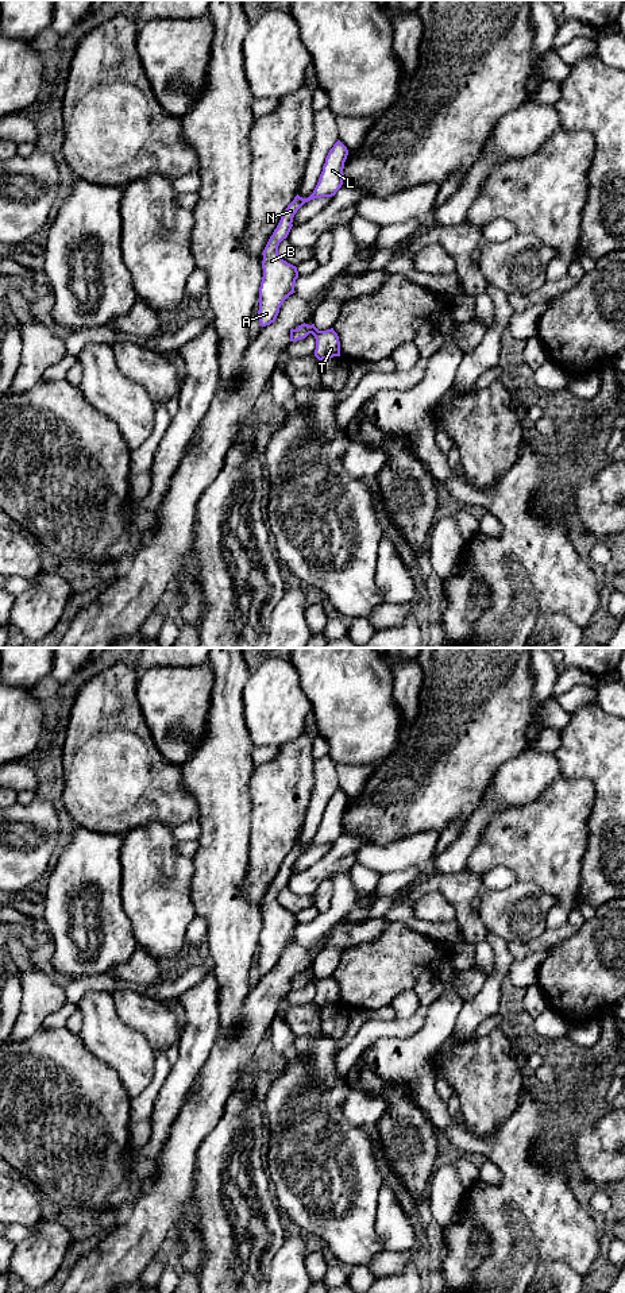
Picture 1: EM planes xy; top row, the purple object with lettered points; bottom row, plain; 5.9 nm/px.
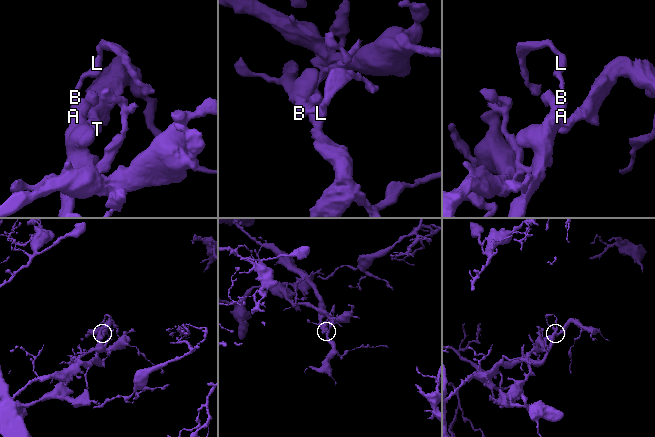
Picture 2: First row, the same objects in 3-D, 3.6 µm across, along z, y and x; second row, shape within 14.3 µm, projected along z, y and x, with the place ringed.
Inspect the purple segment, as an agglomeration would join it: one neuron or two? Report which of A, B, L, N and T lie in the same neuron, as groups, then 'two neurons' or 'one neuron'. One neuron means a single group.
A B L N T | one neuron

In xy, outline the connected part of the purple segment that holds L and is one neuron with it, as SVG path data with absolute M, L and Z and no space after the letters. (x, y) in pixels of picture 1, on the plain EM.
M337 788L329 798L319 830L308 846L298 842L288 853L282 865L270 884L263 898L263 925L259 935L259 958L258 966L262 974L275 969L283 949L294 941L296 927L298 926L297 915L283 908L278 902L279 891L288 885L293 865L297 858L308 849L321 845L332 845L342 835L344 822L344 810L347 807L347 795Z

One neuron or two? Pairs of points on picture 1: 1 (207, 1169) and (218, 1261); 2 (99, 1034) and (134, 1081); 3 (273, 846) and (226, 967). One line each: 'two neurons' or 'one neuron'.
1: one neuron
2: one neuron
3: two neurons

